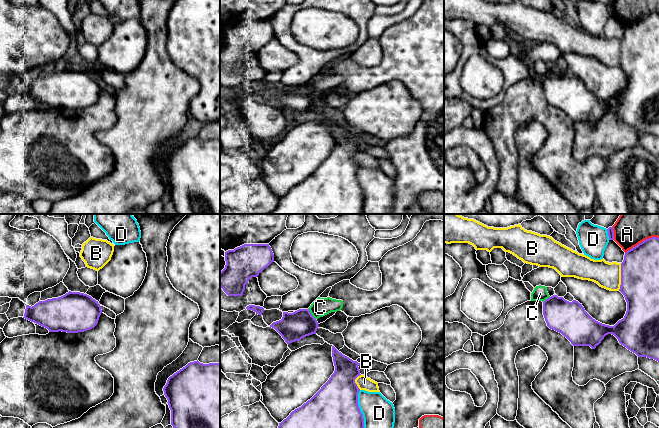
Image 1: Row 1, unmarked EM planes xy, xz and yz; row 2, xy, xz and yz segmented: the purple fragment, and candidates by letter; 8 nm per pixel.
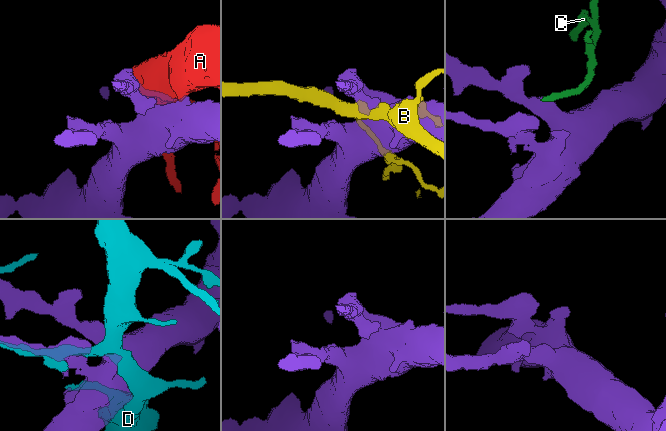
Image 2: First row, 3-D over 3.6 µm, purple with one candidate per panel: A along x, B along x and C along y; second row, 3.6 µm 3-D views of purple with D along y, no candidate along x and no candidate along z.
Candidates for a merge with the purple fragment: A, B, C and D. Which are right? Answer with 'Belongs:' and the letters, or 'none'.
Belongs: none

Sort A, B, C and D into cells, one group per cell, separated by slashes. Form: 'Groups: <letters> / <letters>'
Groups: A / B / C / D

